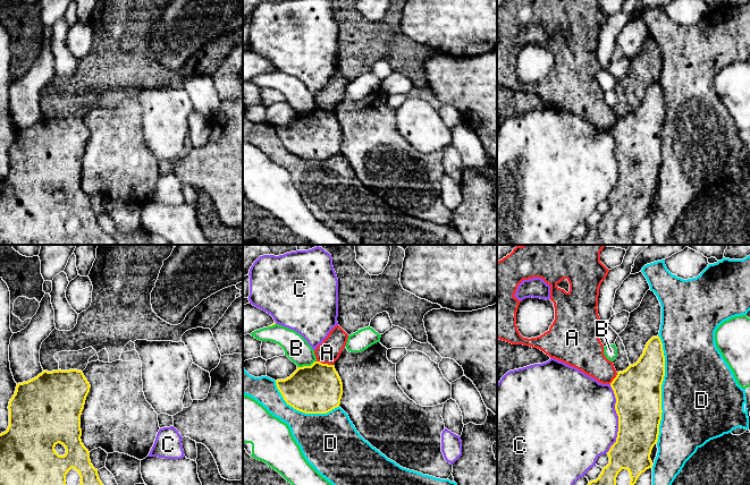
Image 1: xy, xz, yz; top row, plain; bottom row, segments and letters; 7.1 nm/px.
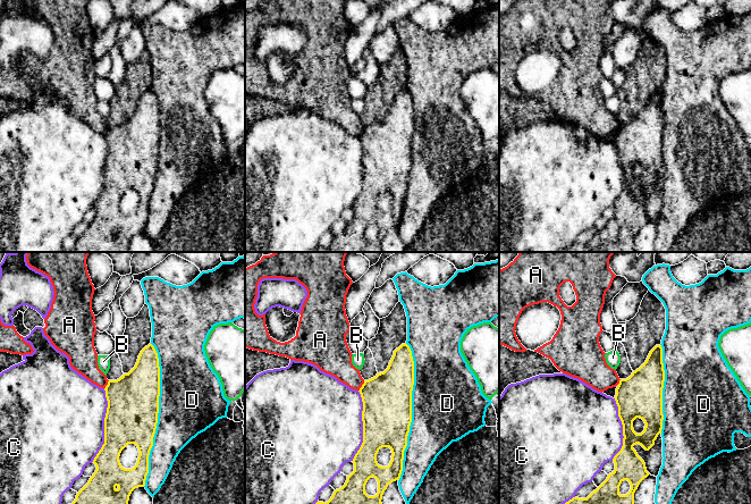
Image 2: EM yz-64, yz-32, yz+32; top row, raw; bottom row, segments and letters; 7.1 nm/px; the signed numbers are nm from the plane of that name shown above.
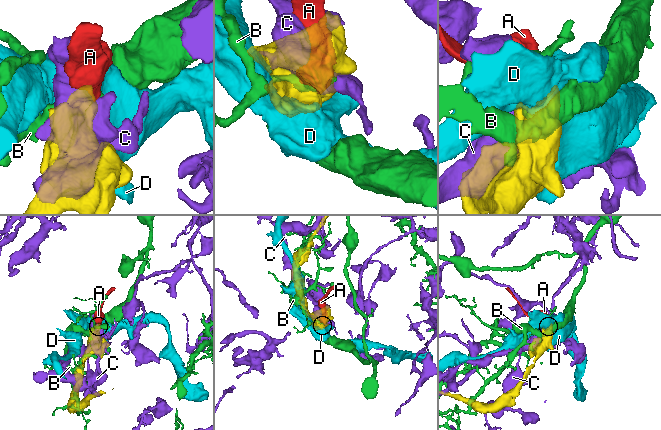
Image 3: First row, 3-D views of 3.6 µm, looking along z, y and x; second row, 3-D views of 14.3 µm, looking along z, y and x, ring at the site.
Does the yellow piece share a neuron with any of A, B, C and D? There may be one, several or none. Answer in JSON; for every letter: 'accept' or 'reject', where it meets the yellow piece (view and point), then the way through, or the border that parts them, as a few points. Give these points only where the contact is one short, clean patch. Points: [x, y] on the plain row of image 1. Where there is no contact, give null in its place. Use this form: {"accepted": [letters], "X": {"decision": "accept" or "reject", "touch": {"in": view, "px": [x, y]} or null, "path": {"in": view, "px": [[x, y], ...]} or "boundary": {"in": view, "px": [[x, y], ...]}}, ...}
{"accepted": [], "A": {"decision": "reject", "touch": {"in": "xz", "px": [325, 110]}, "boundary": {"in": "xz", "px": [[317, 107], [333, 111]]}}, "B": {"decision": "reject", "touch": {"in": "xz", "px": [306, 112]}}, "C": {"decision": "reject", "touch": {"in": "yz", "px": [618, 164]}}, "D": {"decision": "reject", "touch": {"in": "yz", "px": [660, 134]}}}

